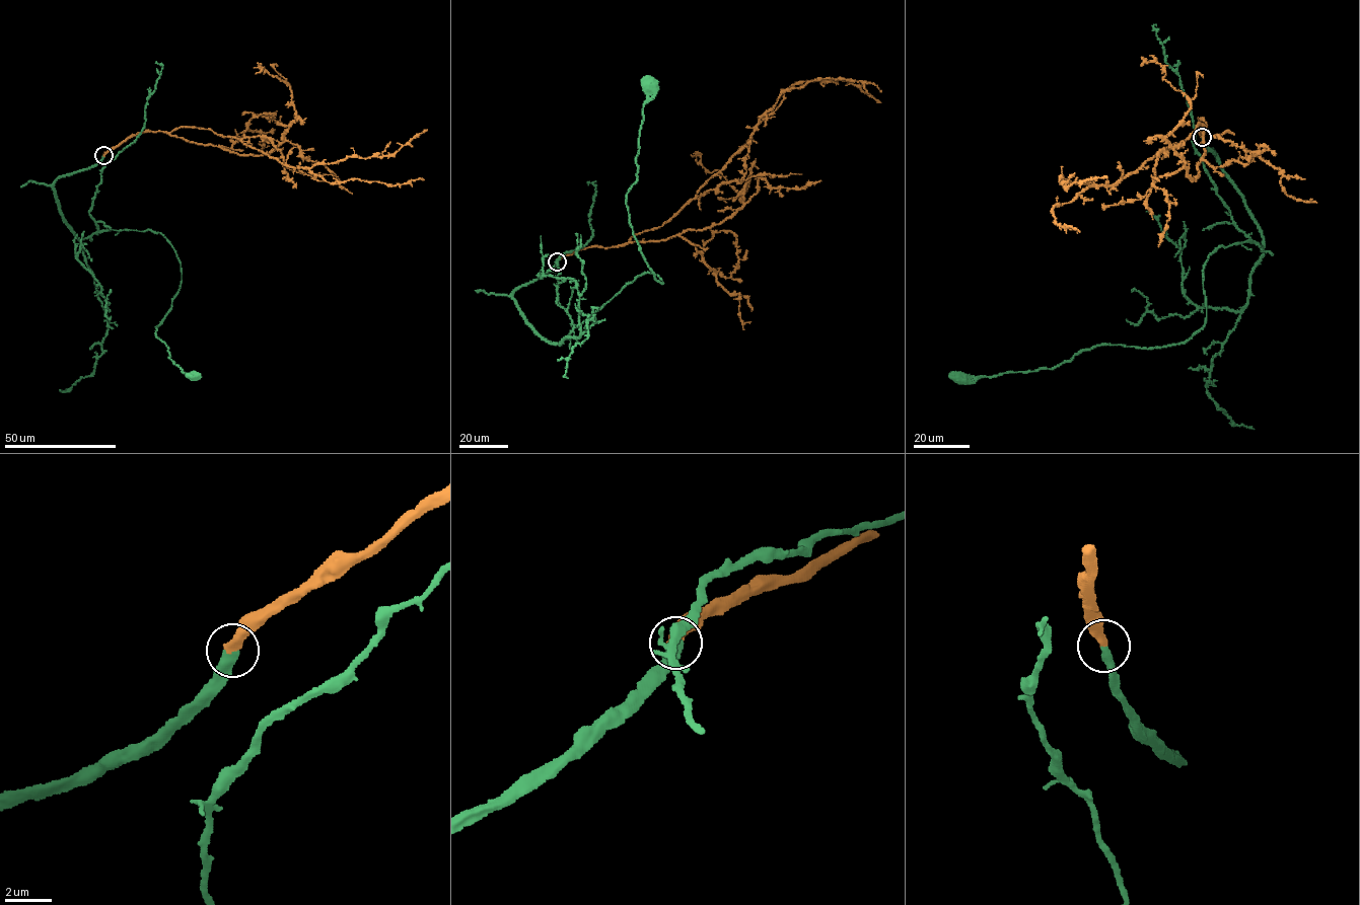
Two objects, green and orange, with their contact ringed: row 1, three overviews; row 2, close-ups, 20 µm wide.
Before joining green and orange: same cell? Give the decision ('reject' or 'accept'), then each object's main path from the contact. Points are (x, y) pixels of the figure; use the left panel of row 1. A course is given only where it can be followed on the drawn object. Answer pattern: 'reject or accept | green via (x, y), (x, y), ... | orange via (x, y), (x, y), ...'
accept | green via (103, 156), (56, 179), (60, 212), (78, 237), (147, 229), (169, 243), (181, 283), (155, 332), (193, 375) | orange via (103, 156), (139, 133), (197, 127), (237, 138), (291, 166), (310, 168), (348, 157), (394, 155), (427, 130)

